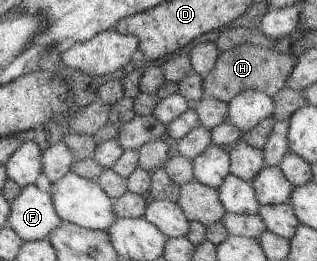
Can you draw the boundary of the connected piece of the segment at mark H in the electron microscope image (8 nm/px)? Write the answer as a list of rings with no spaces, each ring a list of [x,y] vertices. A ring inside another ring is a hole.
[[[241,44],[219,51],[213,67],[203,75],[202,94],[227,103],[239,92],[254,89],[268,96],[272,96],[283,87],[284,79],[288,76],[292,65],[296,62],[295,56],[276,52],[273,48],[267,49],[258,45]]]

